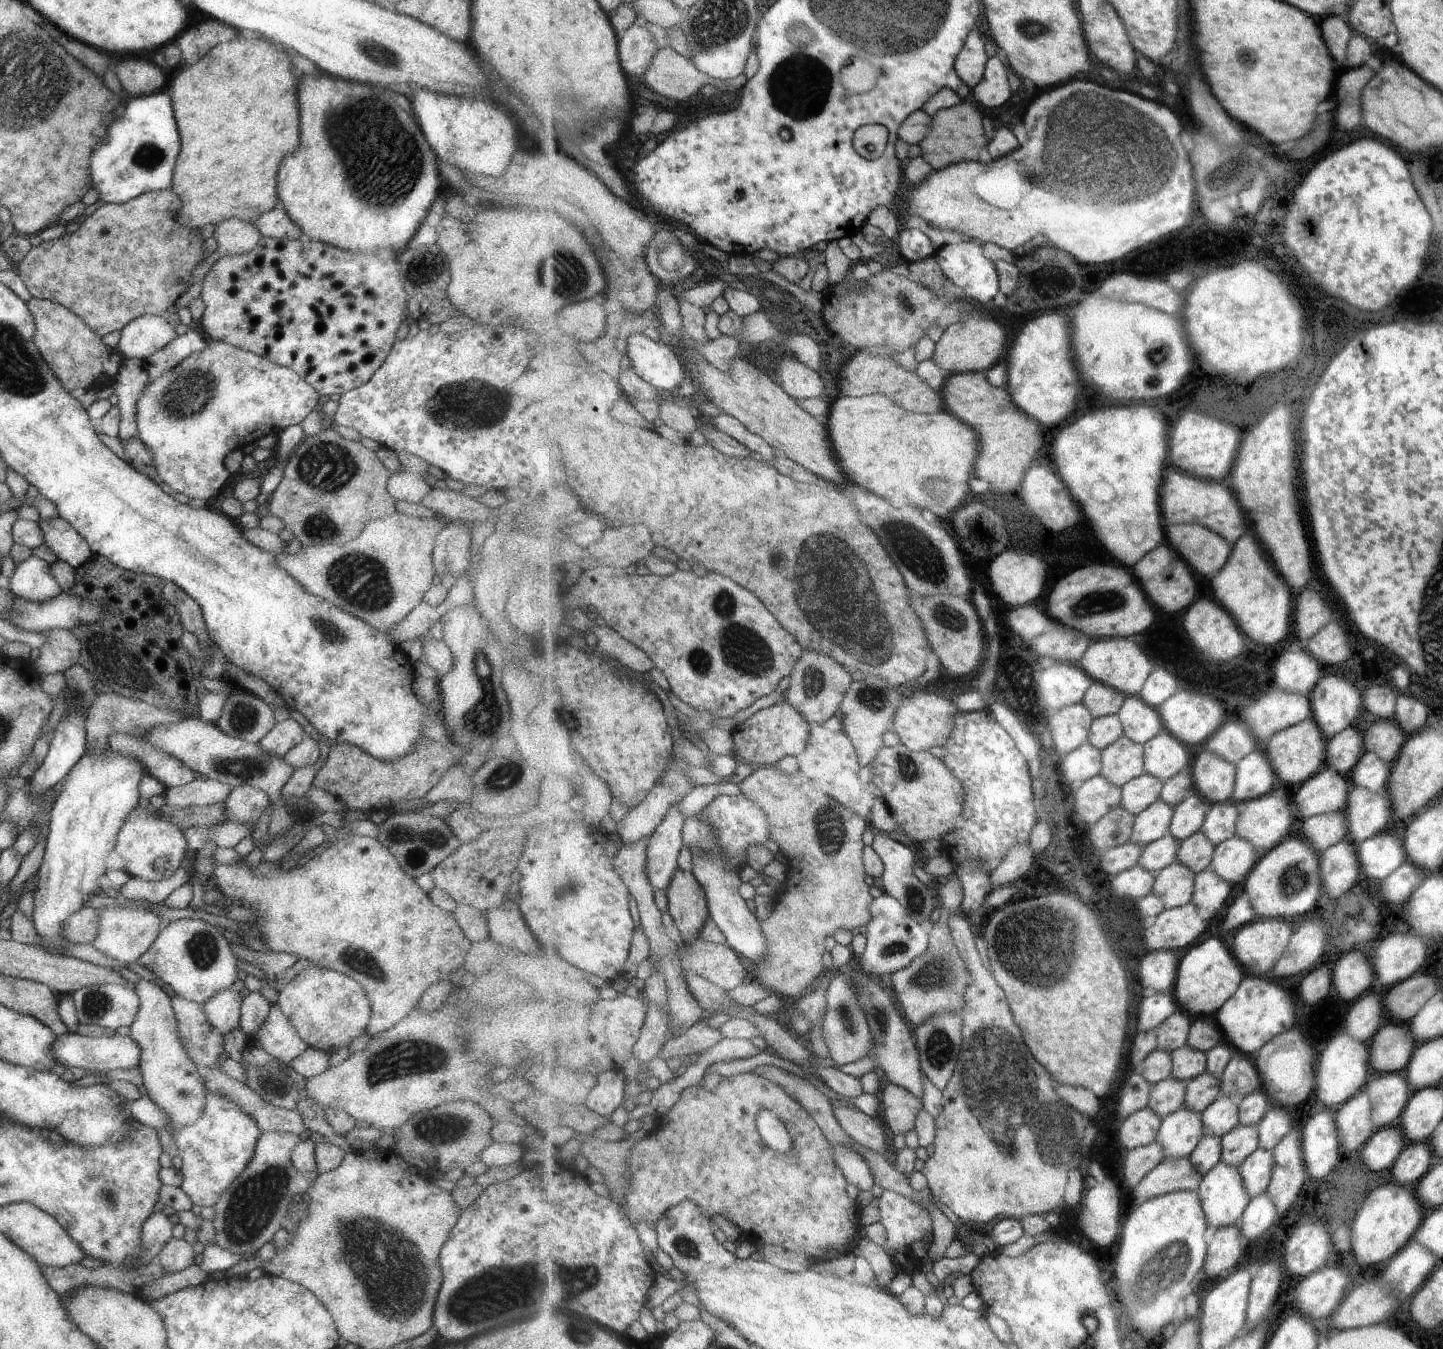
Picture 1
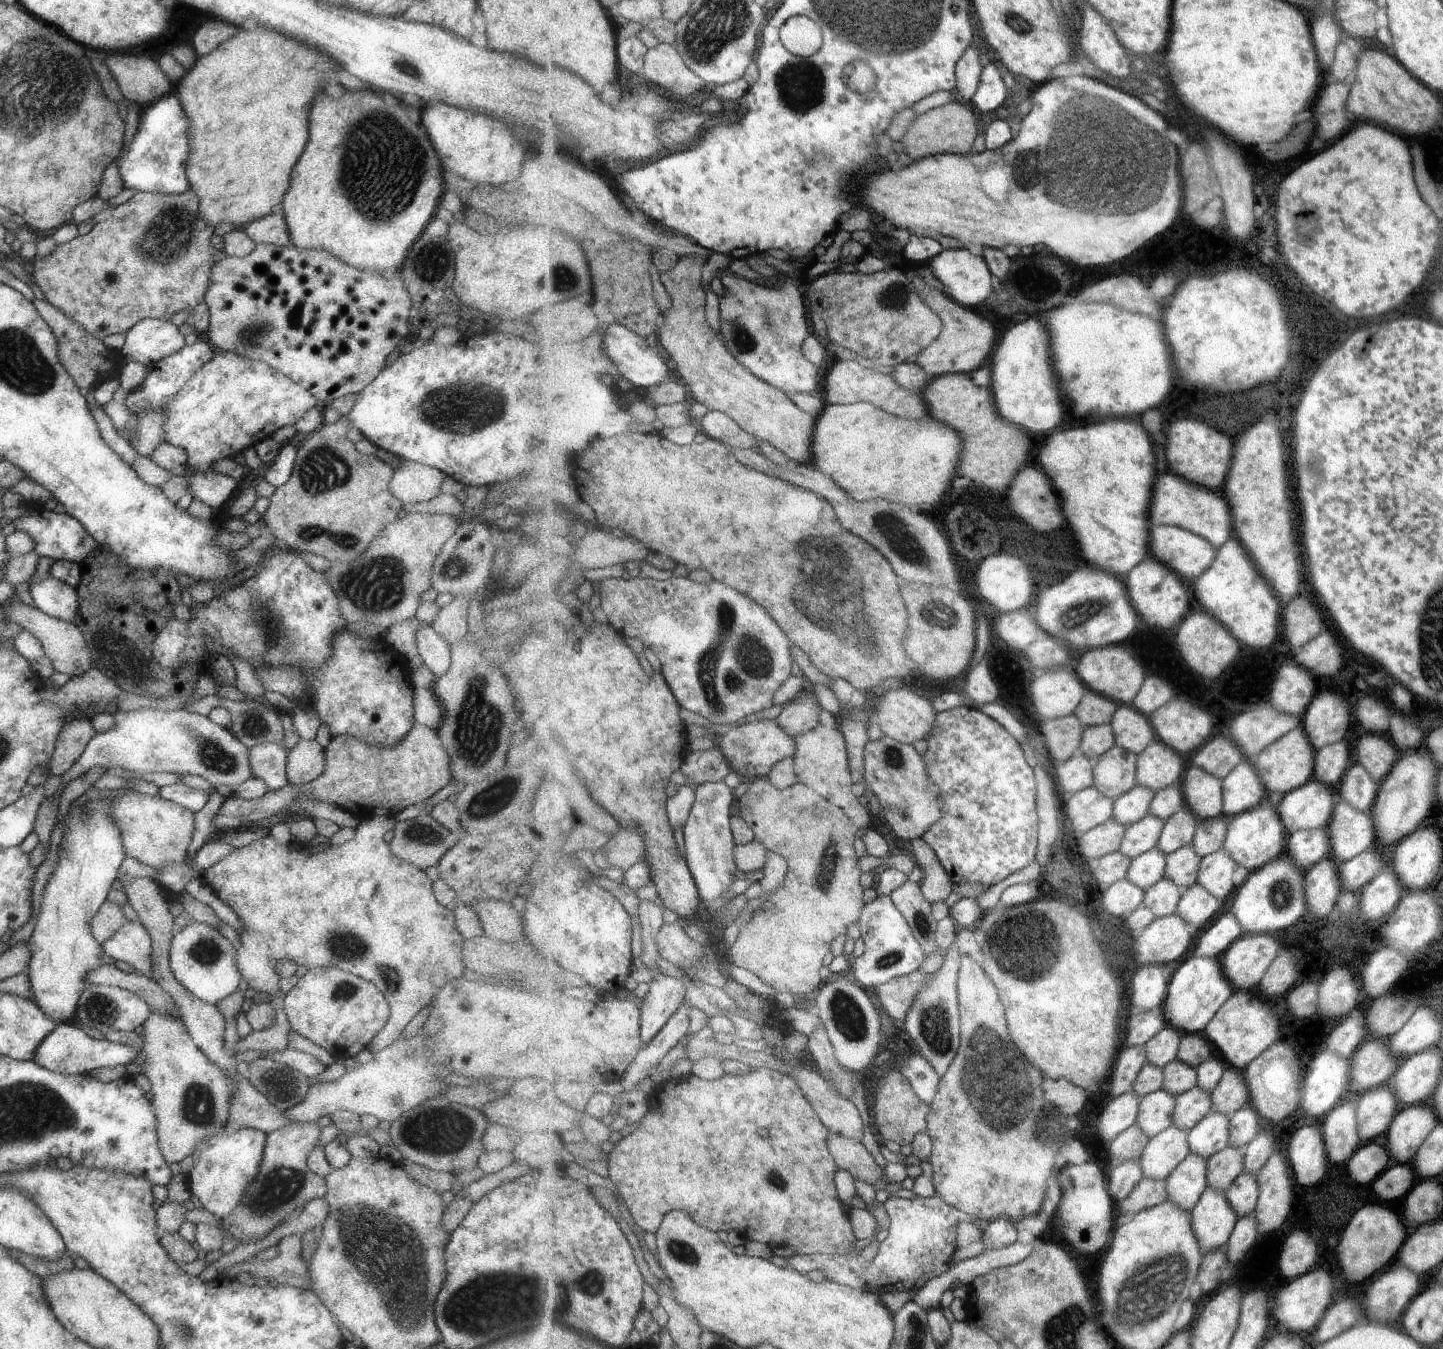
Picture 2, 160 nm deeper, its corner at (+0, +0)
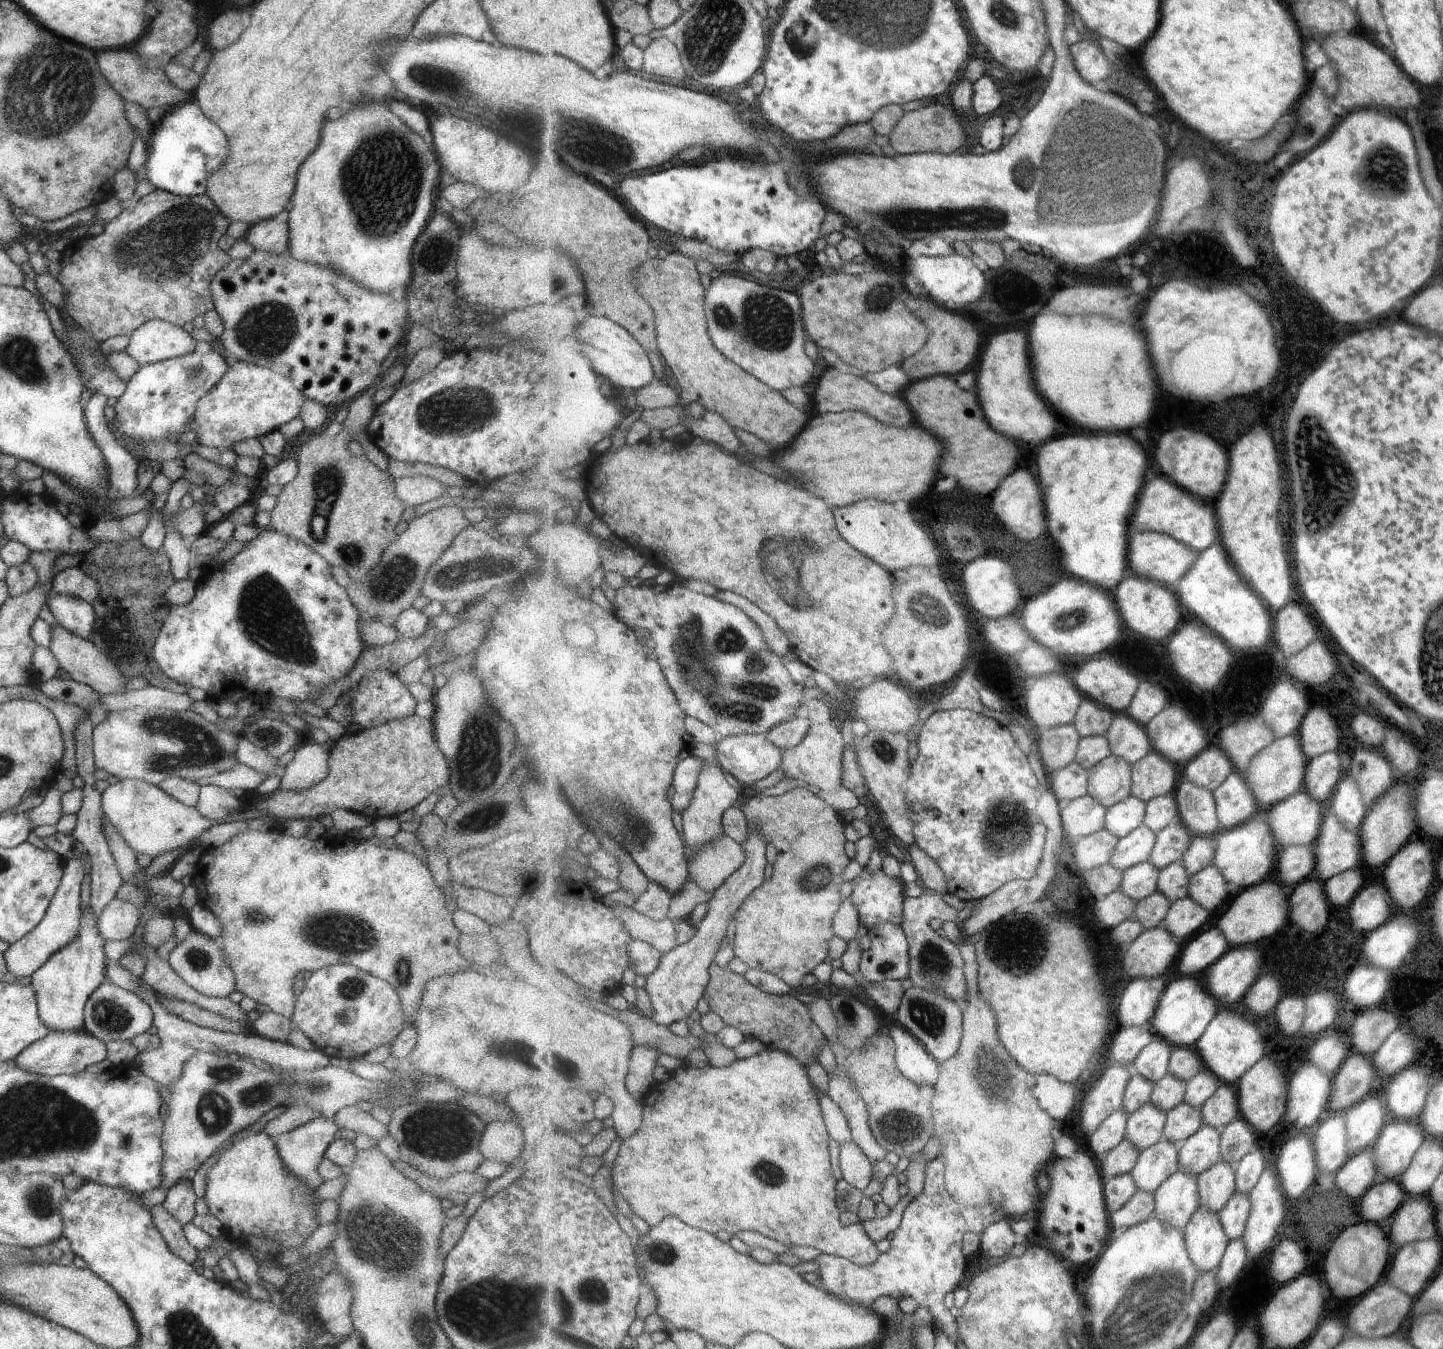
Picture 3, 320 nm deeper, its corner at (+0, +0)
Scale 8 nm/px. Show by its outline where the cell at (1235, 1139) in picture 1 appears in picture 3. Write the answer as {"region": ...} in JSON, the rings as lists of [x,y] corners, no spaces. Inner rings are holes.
{"region":[[[1221,1160],[1198,1176],[1199,1206],[1220,1213],[1236,1192],[1235,1167]]]}

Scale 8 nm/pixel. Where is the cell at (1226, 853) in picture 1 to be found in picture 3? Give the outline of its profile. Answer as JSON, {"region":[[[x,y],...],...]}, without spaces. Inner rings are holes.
{"region":[[[1213,864],[1191,877],[1189,896],[1209,912],[1219,912],[1219,906],[1231,898],[1227,883],[1226,876]]]}

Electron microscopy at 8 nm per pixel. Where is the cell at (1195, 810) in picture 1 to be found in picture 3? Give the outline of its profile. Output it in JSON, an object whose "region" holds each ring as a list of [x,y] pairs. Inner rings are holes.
{"region":[[[1181,820],[1156,834],[1156,845],[1150,861],[1159,869],[1184,860],[1186,850],[1193,842],[1192,832]]]}

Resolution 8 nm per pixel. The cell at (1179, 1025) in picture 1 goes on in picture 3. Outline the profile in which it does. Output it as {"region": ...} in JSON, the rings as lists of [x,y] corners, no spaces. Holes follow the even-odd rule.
{"region":[[[1156,1035],[1133,1062],[1134,1072],[1147,1077],[1153,1084],[1165,1078],[1169,1072],[1173,1046],[1161,1035]]]}

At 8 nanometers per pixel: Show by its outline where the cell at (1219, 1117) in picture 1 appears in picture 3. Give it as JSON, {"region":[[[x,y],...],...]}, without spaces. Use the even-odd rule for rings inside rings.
{"region":[[[1203,1125],[1191,1138],[1179,1141],[1176,1147],[1180,1171],[1192,1177],[1206,1173],[1220,1161],[1221,1141],[1221,1131],[1207,1125]]]}

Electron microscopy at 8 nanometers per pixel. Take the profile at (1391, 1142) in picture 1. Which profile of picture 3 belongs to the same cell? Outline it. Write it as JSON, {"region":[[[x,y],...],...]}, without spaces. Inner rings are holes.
{"region":[[[1369,1149],[1349,1158],[1335,1171],[1335,1186],[1351,1198],[1361,1198],[1373,1184],[1373,1156]]]}

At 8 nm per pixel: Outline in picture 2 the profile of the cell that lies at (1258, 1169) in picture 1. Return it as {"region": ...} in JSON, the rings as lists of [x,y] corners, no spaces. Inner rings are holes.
{"region":[[[1244,1172],[1225,1193],[1239,1219],[1253,1214],[1260,1193],[1258,1172]]]}

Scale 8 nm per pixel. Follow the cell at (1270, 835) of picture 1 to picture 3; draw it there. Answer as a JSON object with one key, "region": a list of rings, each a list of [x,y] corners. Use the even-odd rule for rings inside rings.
{"region":[[[1254,818],[1244,825],[1235,827],[1228,831],[1215,833],[1213,836],[1217,844],[1215,855],[1215,866],[1226,876],[1228,882],[1234,882],[1239,890],[1245,890],[1269,879],[1271,864],[1275,860],[1276,838],[1273,838],[1273,831],[1268,822],[1257,822]]]}

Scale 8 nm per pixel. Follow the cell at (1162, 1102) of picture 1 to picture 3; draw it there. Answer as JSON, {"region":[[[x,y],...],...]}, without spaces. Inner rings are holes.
{"region":[[[1149,1102],[1129,1116],[1126,1140],[1141,1154],[1165,1140],[1167,1112]]]}

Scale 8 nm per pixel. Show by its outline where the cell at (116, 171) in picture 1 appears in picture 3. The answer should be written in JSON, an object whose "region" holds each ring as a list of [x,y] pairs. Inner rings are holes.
{"region":[[[195,100],[169,108],[153,125],[145,145],[147,159],[143,177],[156,189],[186,197],[204,194],[207,177],[222,166],[229,152],[224,131],[203,114]]]}

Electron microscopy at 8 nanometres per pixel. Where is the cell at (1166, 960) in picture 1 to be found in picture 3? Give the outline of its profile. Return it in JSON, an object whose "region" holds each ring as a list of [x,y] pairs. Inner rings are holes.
{"region":[[[1133,979],[1128,982],[1123,993],[1118,998],[1118,1012],[1116,1019],[1121,1023],[1120,1028],[1126,1027],[1143,1027],[1151,1023],[1152,1018],[1155,1016],[1160,996],[1162,995],[1159,984],[1155,986],[1155,981],[1150,979]]]}

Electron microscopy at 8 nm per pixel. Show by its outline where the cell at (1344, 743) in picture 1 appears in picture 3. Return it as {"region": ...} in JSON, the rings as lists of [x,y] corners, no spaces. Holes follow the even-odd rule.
{"region":[[[1336,752],[1310,759],[1304,776],[1304,789],[1317,802],[1325,802],[1337,790],[1339,760]]]}

